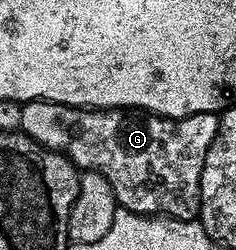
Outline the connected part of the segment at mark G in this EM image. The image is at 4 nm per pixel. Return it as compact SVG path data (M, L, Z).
M30 100L21 110L19 131L33 138L33 142L68 156L72 164L83 172L96 172L104 176L111 184L118 207L139 212L142 216L172 216L174 220L195 220L201 202L201 170L205 166L205 154L209 154L209 146L219 129L219 117L220 113L217 112L202 112L174 120L154 116L151 112L125 108L88 110L57 102Z

